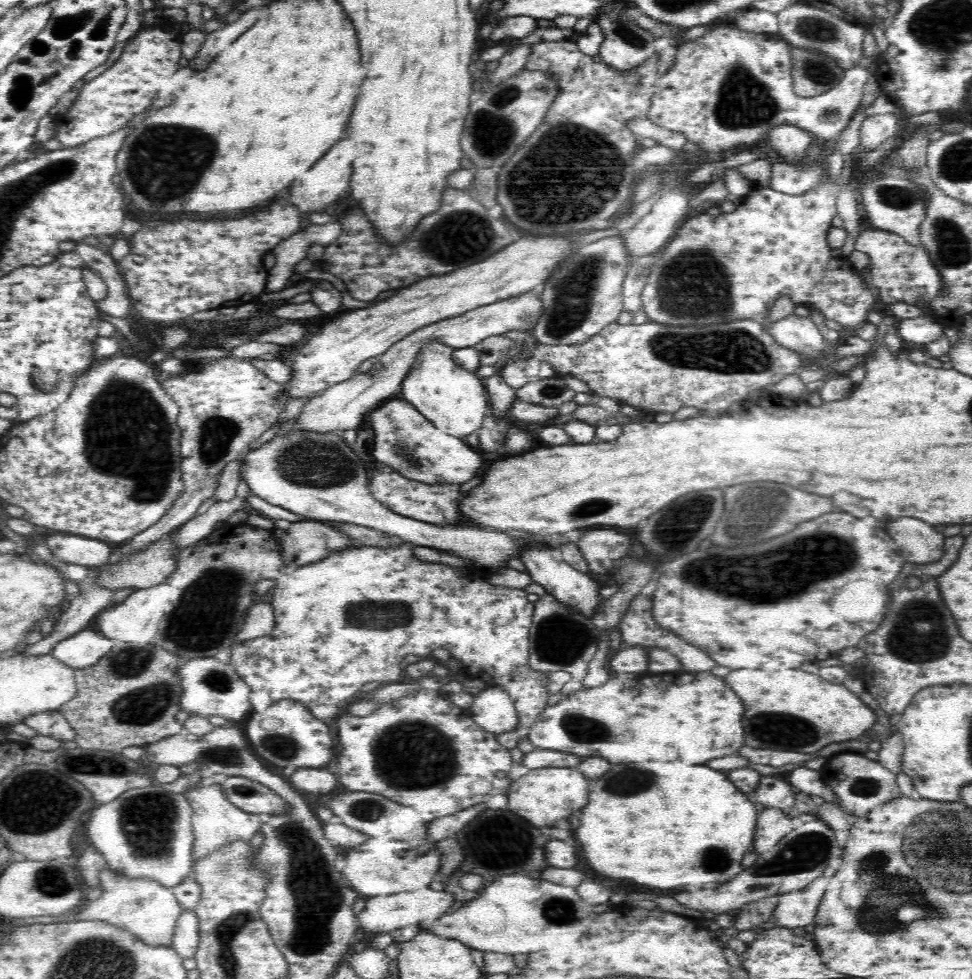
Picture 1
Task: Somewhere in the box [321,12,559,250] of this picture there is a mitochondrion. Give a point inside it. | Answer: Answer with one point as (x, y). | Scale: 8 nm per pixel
(491, 130)

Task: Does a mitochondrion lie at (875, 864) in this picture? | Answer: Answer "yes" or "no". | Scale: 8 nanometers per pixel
yes

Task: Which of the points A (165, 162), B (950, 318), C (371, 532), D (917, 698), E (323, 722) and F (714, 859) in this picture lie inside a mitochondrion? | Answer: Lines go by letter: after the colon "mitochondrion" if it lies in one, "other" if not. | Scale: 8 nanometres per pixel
A: mitochondrion
B: other
C: other
D: other
E: other
F: mitochondrion

